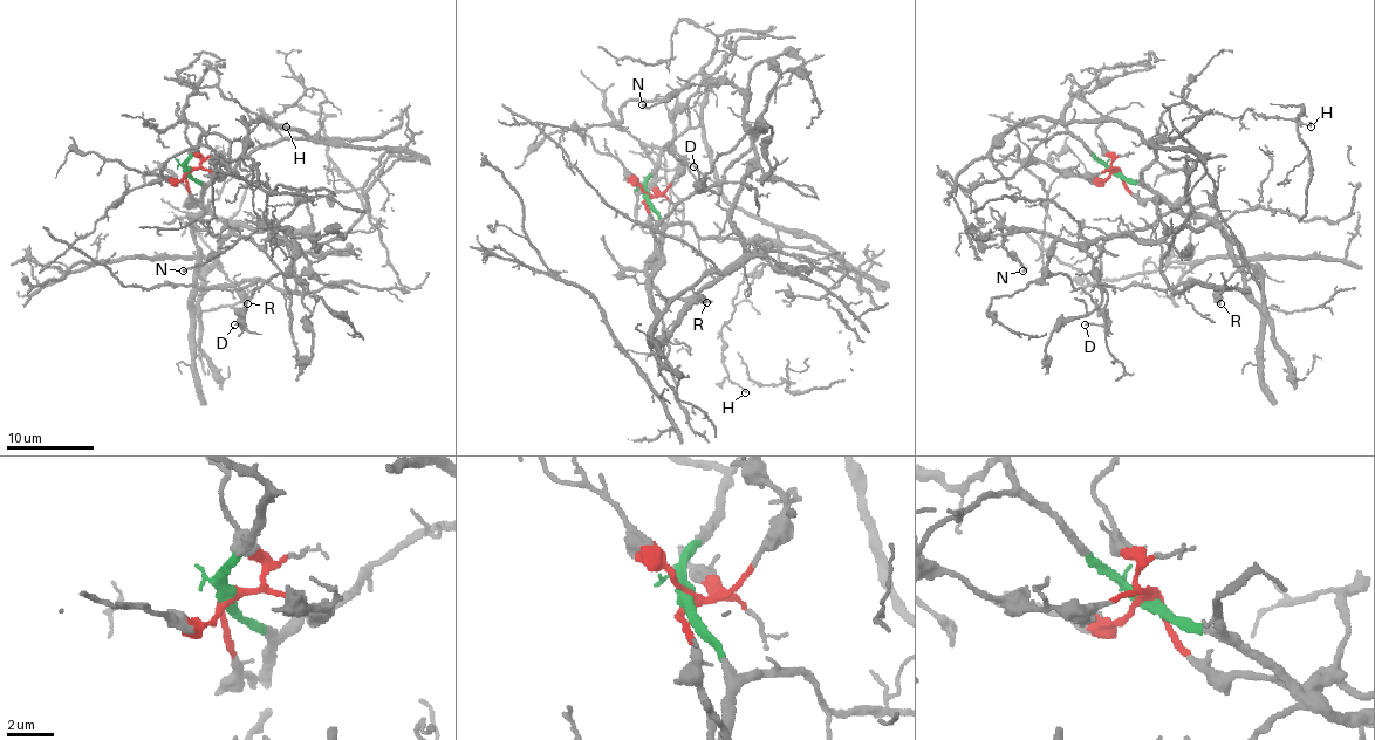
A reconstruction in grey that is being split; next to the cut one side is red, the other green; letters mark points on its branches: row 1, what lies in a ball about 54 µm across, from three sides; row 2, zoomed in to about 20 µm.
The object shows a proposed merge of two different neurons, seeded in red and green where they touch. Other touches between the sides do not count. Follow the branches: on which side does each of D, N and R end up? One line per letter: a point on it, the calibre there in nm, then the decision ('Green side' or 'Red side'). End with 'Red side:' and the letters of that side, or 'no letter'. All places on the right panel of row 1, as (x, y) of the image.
D: Place: (1085, 324). Thickness 140 nm. Red side
N: Place: (1023, 271). Thickness 150 nm. Red side
R: Place: (1220, 303). Thickness 240 nm. Red side
Red side: D, N, R

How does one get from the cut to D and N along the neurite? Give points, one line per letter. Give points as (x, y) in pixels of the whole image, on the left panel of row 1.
D: (189, 171), (189, 206), (280, 227), (271, 239), (295, 242), (291, 269), (254, 290), (234, 323)
N: (189, 171), (189, 206), (280, 227), (280, 241), (271, 237), (295, 242), (255, 227), (182, 272)

